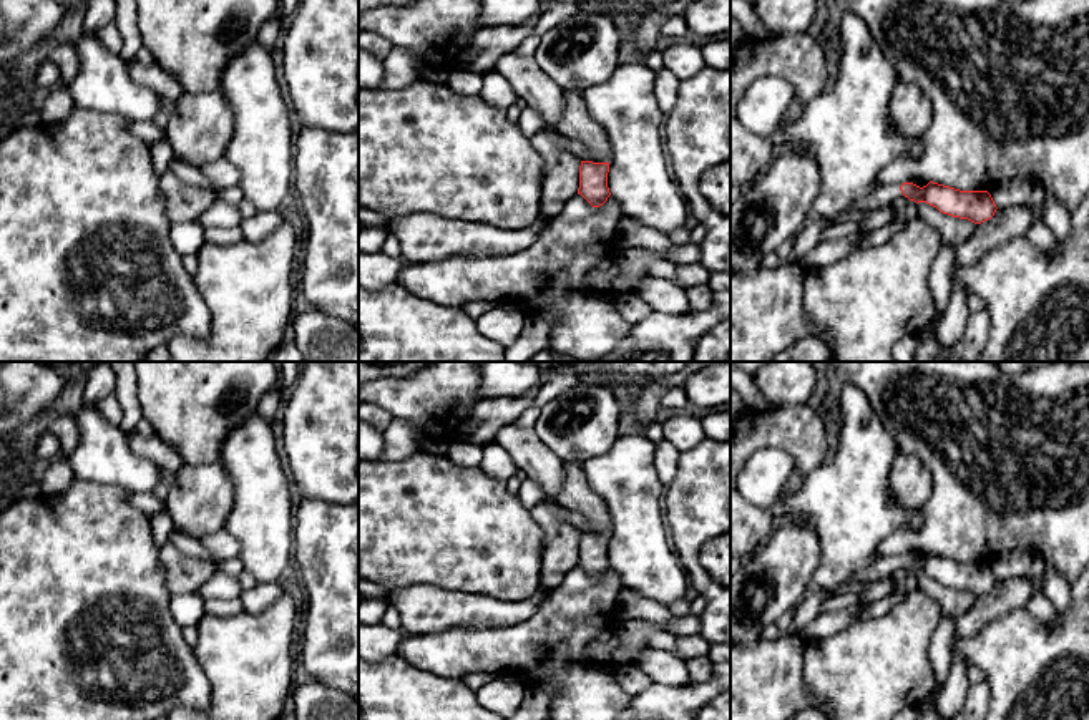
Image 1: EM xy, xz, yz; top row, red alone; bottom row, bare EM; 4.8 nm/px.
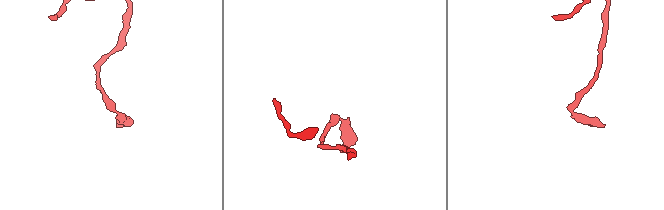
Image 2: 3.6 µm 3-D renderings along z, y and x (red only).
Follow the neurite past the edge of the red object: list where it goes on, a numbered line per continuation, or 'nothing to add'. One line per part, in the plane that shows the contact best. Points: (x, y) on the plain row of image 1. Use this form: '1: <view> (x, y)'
1: yz (885, 566)

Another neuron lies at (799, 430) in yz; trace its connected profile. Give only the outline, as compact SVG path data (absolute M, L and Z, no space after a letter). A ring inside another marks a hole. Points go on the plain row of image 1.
M812 403L772 405L769 410L747 410L730 423L730 557L752 557L772 534L770 511L749 503L739 491L739 474L759 450L780 448L794 461L789 488L825 463L828 440L822 416Z

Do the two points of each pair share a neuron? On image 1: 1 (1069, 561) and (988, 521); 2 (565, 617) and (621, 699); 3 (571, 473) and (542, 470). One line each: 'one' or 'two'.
1: one
2: one
3: two

